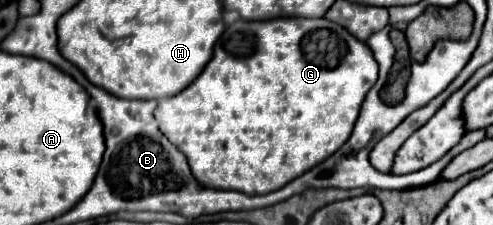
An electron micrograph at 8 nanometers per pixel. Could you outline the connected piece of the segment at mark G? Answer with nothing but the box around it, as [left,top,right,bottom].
[155,18,379,194]

